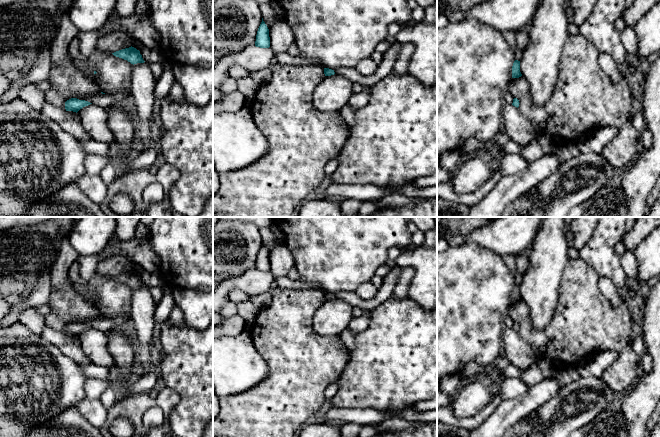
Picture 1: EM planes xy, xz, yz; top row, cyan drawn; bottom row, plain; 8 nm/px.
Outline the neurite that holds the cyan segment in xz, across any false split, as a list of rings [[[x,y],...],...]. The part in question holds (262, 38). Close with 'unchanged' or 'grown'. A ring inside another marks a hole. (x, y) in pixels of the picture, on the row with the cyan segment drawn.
[[[263,18],[257,31],[255,46],[260,48],[270,47],[269,29],[263,21]]]; unchanged

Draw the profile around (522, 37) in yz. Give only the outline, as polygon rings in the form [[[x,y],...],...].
[[[521,29],[515,32],[518,47],[524,51],[529,42],[529,32]]]

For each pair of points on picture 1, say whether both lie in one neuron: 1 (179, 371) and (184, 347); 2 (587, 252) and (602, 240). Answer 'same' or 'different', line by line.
1: same
2: same

